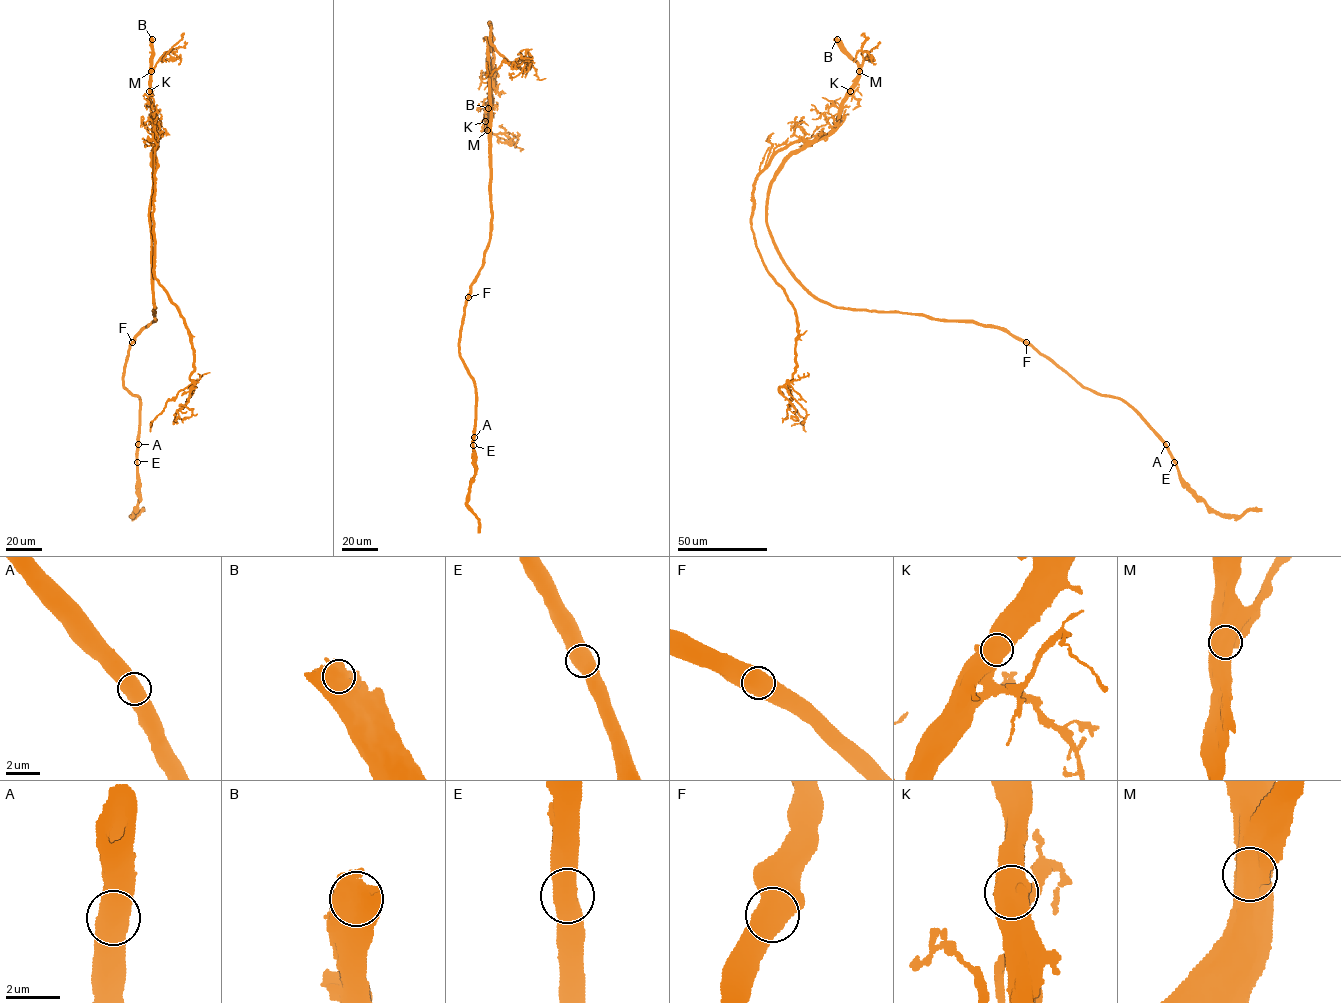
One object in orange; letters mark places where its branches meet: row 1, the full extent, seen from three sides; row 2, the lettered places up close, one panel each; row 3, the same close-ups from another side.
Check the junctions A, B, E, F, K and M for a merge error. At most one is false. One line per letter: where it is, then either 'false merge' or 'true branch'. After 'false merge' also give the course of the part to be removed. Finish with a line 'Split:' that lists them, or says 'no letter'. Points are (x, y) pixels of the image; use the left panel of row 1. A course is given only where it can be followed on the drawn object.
A: at (138, 444); true branch
B: at (152, 39); true branch
E: at (137, 462); true branch
F: at (132, 342); true branch
K: at (149, 91); true branch
M: at (151, 71); true branch
Split: no letter

